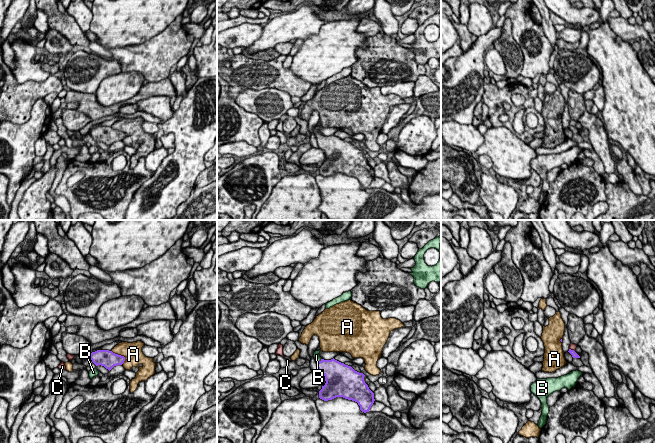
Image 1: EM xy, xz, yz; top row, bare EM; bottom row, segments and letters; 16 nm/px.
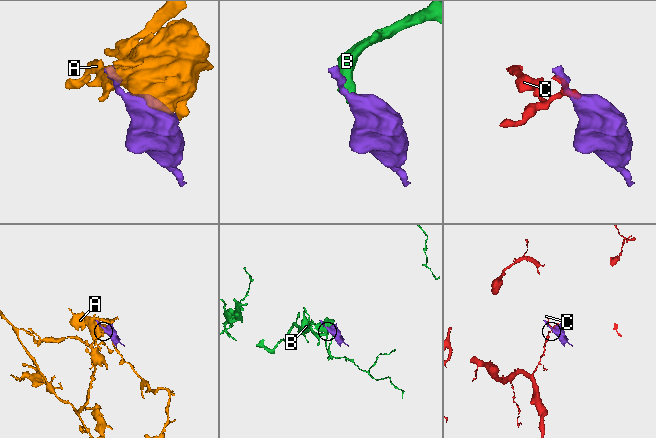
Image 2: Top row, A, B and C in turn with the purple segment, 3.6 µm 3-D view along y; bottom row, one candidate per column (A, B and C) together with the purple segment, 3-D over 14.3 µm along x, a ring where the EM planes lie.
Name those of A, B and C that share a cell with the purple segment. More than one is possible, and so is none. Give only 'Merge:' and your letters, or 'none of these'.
Merge: B

